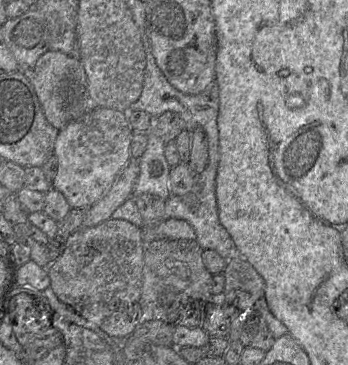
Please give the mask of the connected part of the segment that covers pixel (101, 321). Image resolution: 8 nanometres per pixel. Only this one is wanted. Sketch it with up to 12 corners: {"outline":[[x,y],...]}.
{"outline":[[140,227],[66,236],[57,298],[119,347],[142,321]]}

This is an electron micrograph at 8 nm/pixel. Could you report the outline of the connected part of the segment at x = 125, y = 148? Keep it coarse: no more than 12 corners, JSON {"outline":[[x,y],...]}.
{"outline":[[93,107],[59,130],[51,188],[89,208],[131,159],[126,112]]}

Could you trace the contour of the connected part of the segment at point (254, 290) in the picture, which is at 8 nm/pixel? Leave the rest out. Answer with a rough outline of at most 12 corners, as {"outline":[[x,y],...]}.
{"outline":[[240,255],[227,260],[221,300],[253,308],[265,282]]}

